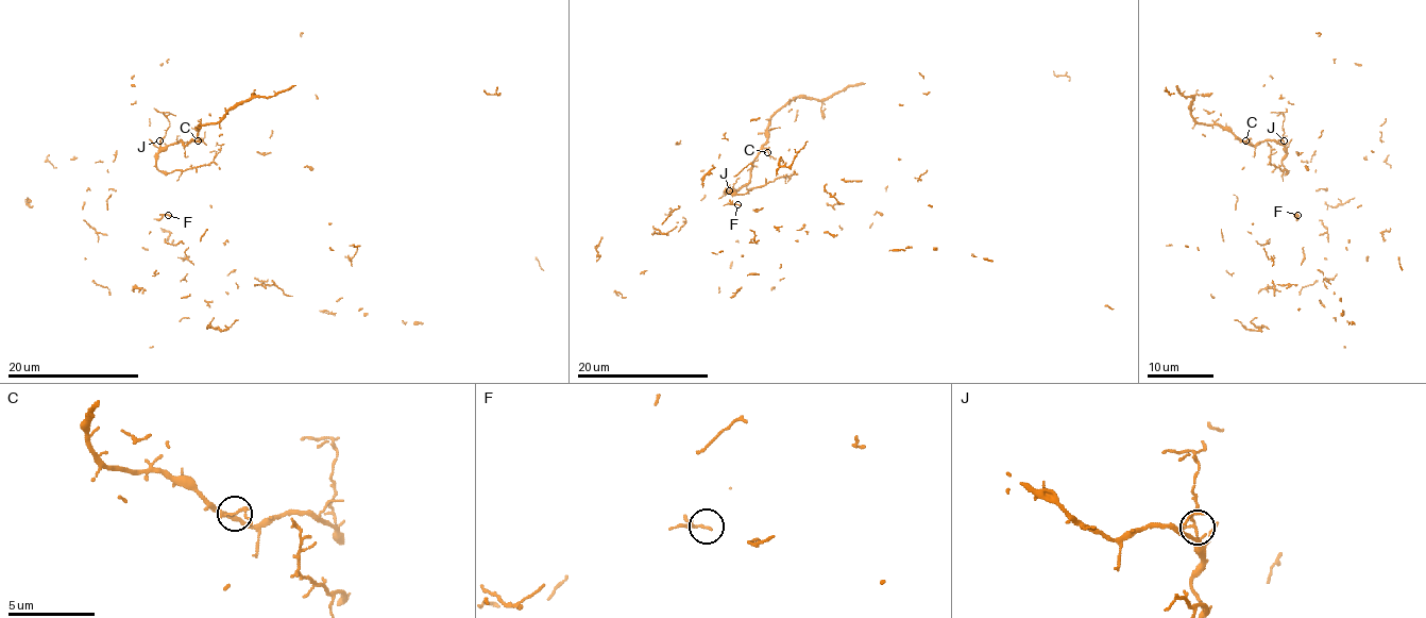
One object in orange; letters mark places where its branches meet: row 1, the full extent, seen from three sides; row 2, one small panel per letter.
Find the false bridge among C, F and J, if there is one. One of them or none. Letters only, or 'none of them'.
C

